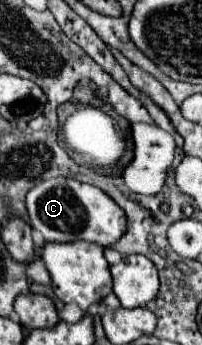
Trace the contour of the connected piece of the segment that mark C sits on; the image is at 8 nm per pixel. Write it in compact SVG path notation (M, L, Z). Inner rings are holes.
M55 177L37 183L27 193L27 211L31 227L37 229L45 241L53 243L91 241L109 247L125 233L123 209L103 189L89 183L79 183L77 179Z

